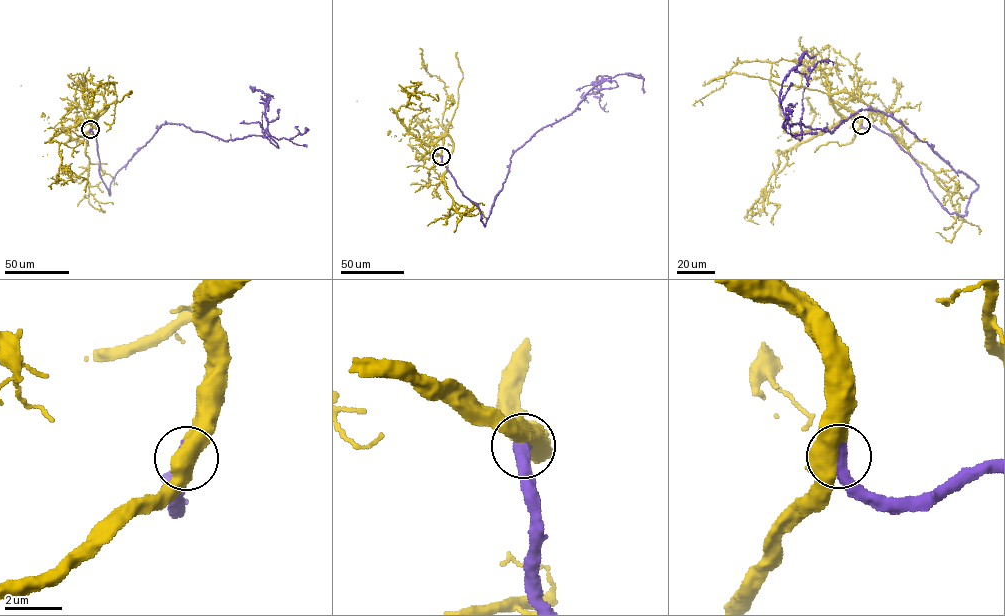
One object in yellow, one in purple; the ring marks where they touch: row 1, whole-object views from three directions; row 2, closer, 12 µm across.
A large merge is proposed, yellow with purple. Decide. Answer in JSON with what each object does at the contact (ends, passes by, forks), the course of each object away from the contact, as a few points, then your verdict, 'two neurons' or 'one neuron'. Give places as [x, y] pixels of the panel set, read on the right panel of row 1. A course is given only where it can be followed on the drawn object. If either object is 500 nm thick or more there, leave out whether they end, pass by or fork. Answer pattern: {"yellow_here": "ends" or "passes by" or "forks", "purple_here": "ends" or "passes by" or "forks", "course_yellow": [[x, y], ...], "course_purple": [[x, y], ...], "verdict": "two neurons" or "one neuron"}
{"course_yellow": [[861, 125], [831, 96], [862, 99], [933, 172], [962, 219], [950, 240], [936, 232]], "course_purple": [[861, 125], [966, 214], [978, 185], [891, 116], [789, 125], [784, 77], [833, 64]], "verdict": "one neuron"}

